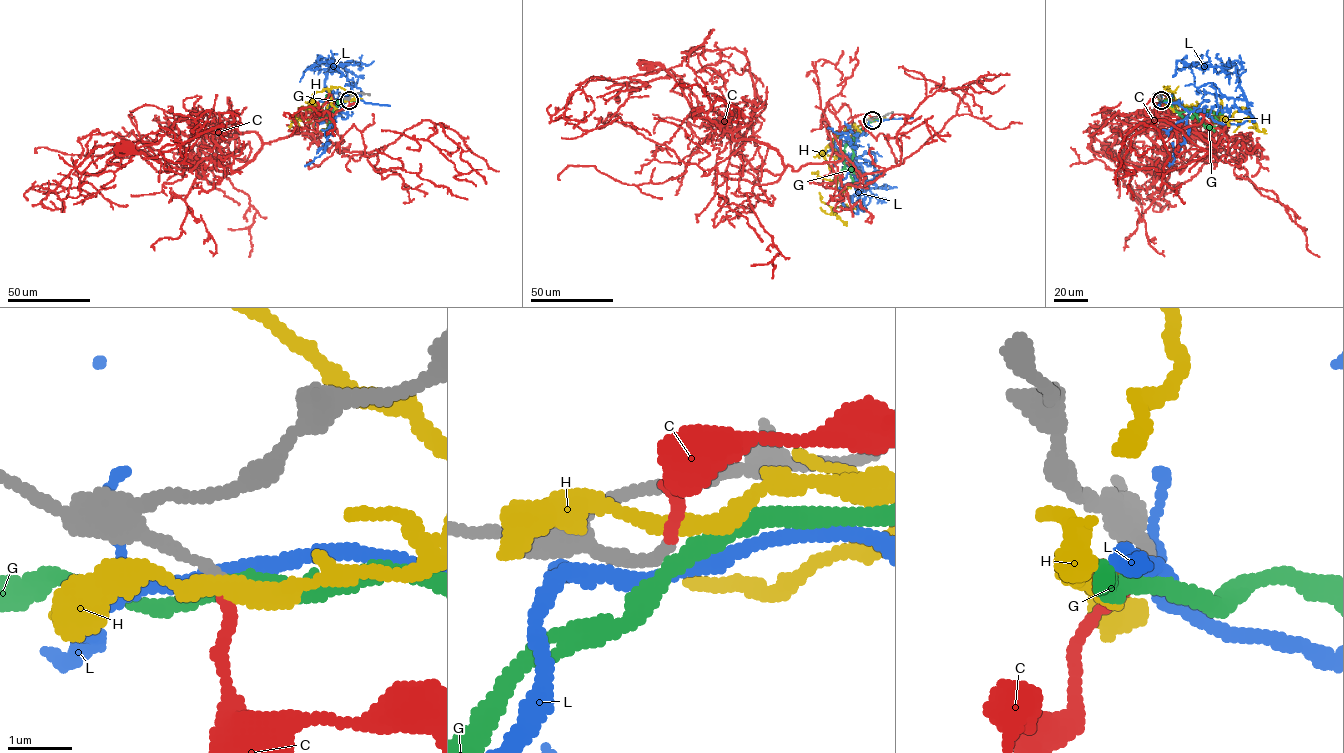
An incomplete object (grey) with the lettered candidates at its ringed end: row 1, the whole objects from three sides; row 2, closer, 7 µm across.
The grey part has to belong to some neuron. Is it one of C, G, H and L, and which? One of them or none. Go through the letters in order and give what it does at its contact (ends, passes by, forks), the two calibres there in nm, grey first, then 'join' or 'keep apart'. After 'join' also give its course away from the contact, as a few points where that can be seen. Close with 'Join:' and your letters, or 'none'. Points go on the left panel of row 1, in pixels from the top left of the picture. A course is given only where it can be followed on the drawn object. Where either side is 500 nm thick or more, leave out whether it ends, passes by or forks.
C: it ends there; 190 nm thick on the grey side, 160 nm on the other; join; it runs (348, 100), (346, 108), (316, 120), (320, 133), (293, 134), (265, 143), (230, 173), (177, 169), (126, 148)
G: it passes by; 190 nm thick on the grey side, 280 nm on the other; keep apart
H: it passes by; 180 nm thick on the grey side, 280 nm on the other; keep apart
L: it passes by; 200 nm thick on the grey side, 240 nm on the other; keep apart
Join: C

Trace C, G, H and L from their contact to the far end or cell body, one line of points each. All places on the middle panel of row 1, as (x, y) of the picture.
C: (871, 119), (859, 114), (839, 131), (839, 161), (793, 171), (776, 150), (700, 118), (675, 79), (649, 65)
G: (871, 120), (844, 148), (845, 169), (853, 179)
H: (871, 119), (878, 119), (836, 131), (825, 149), (843, 191), (842, 205), (831, 210), (847, 226)
L: (871, 120), (855, 141), (839, 190), (841, 202), (856, 213), (848, 198), (867, 187), (851, 142), (863, 131)

